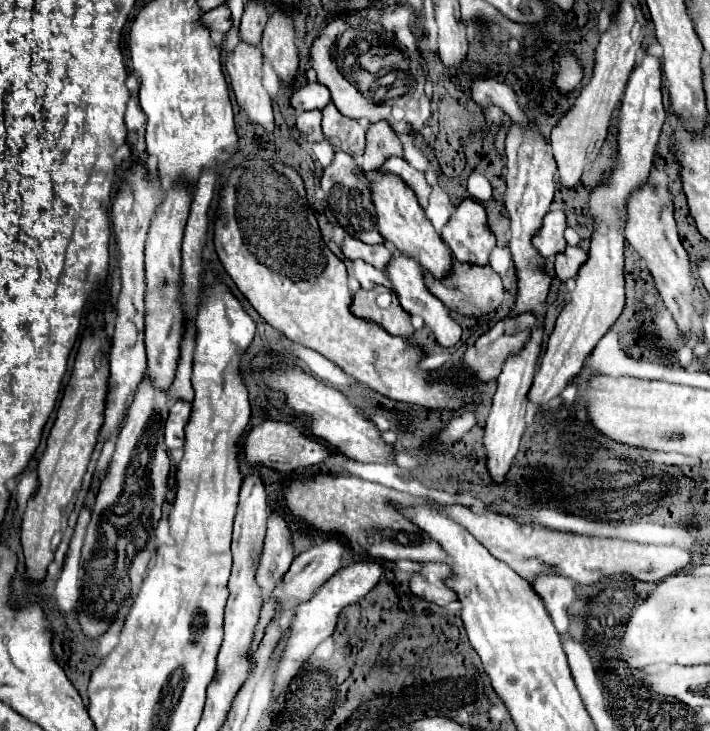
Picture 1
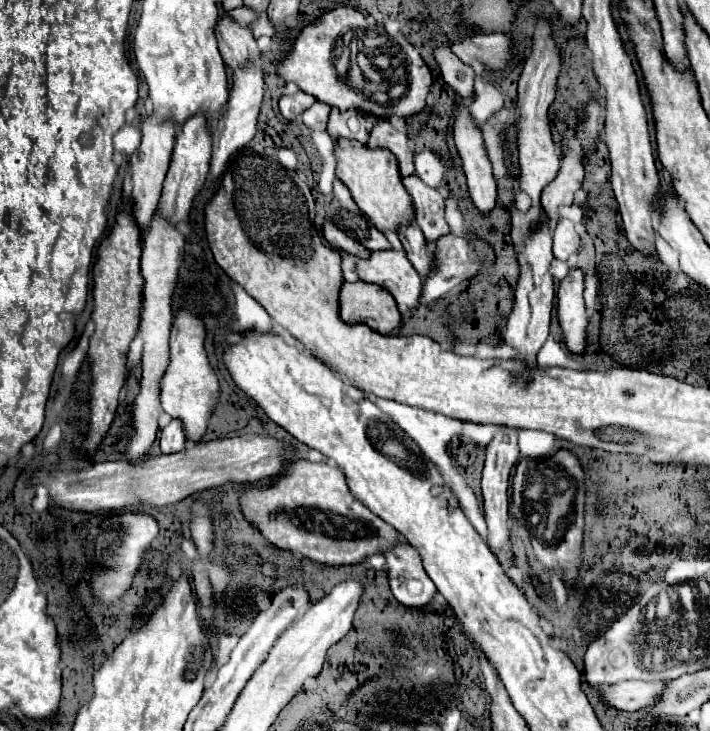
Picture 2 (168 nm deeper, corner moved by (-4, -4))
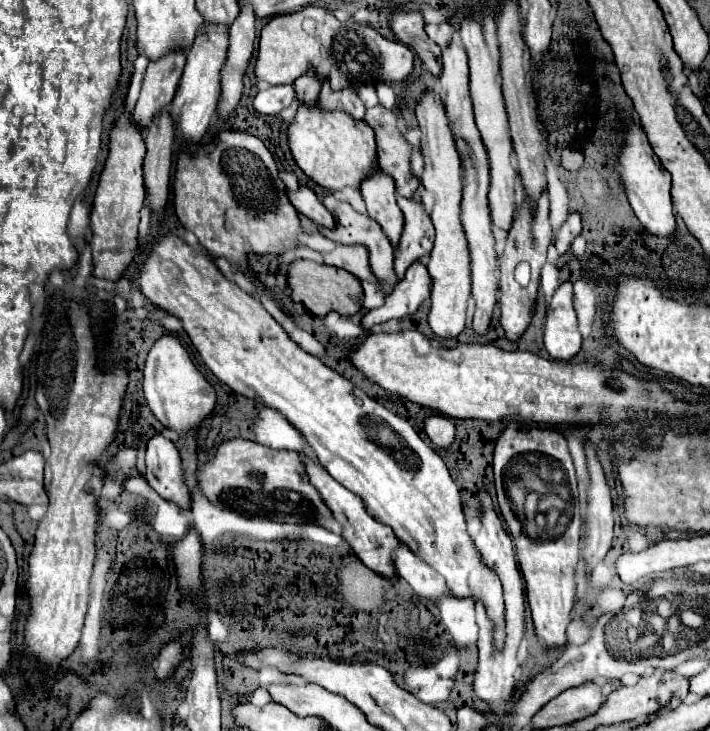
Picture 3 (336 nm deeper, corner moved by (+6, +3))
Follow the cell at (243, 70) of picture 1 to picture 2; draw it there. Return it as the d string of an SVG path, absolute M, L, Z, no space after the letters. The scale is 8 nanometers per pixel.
M226 12L218 16L214 30L216 30L220 54L230 68L260 58L260 50L256 46L252 30L248 26L238 24Z

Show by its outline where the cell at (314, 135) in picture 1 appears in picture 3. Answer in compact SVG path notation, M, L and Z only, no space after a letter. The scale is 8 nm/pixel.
M308 73L308 75L302 75L296 79L294 83L296 87L296 99L308 107L314 107L318 103L318 95L320 95L320 81Z

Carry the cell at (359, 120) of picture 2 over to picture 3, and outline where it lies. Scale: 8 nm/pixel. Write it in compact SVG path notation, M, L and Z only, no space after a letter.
M322 83L318 105L320 109L326 109L326 111L344 111L348 115L354 115L354 119L362 119L366 111L364 103L352 89L332 91L328 83Z

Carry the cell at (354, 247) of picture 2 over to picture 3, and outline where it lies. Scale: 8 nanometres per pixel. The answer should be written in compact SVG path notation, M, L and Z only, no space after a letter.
M300 187L296 193L288 191L288 197L290 197L292 205L296 207L296 211L306 215L308 219L312 219L316 225L326 227L326 229L336 227L334 217L328 213L328 209L322 205L322 201L318 201L318 197L316 197L316 193L312 189Z

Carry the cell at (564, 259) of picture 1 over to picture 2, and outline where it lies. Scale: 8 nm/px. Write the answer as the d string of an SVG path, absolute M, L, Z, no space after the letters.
M570 270L566 280L558 288L558 322L564 336L564 344L572 354L582 354L586 350L586 328L588 314L584 308L584 274L582 270Z

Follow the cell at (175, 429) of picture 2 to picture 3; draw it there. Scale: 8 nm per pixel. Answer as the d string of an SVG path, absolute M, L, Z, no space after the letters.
M156 433L146 445L146 481L164 499L174 501L182 509L190 507L178 449L162 433Z

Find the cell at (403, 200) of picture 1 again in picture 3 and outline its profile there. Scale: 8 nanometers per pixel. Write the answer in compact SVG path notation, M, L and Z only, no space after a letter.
M300 105L296 121L288 127L288 141L300 169L330 191L342 191L344 187L360 189L360 183L378 167L376 135L372 127L342 111L322 111L318 105Z

